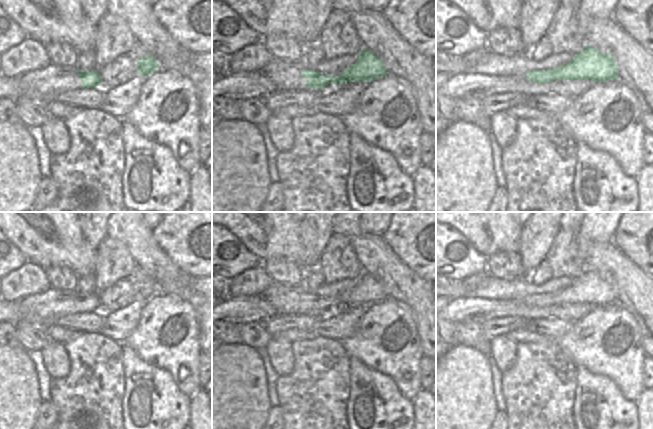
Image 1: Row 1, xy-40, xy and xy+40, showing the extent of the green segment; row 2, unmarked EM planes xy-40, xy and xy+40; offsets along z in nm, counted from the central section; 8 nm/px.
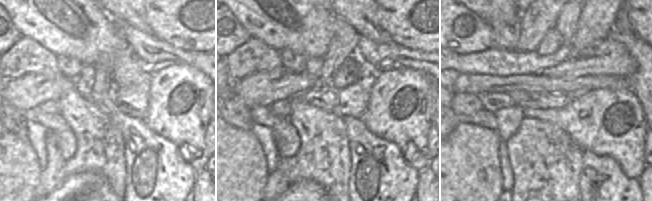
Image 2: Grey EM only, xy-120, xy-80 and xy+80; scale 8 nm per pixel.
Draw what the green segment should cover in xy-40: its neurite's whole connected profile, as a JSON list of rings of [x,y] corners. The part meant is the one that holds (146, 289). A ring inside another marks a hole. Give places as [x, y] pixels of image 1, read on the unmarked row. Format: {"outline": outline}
{"outline": [[[144,280],[137,283],[137,298],[148,300],[157,294],[157,283],[152,280]]]}

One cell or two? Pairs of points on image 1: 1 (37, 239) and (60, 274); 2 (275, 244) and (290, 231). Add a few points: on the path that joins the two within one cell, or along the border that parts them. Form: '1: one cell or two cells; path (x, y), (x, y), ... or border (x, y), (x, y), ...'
1: two cells; border (44, 269), (50, 266), (66, 266), (77, 275)
2: one cell; path (279, 240), (286, 233)

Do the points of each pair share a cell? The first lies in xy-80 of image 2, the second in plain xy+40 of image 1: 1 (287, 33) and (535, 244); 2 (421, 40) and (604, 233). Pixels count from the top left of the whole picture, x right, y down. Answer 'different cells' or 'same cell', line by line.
1: different cells
2: different cells

